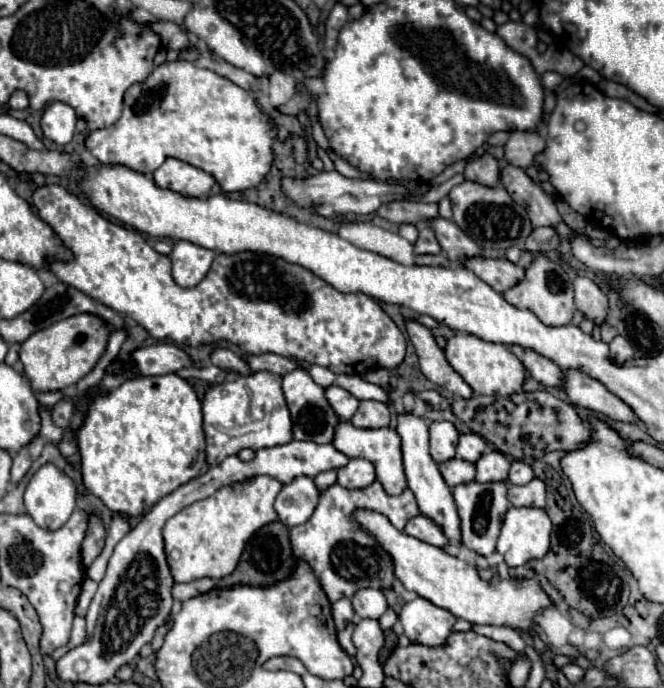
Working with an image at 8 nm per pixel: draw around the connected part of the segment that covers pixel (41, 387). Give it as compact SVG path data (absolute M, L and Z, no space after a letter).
M74 315L36 331L20 347L20 361L24 365L26 379L34 391L58 391L72 387L100 361L106 351L108 337L110 329L96 315Z

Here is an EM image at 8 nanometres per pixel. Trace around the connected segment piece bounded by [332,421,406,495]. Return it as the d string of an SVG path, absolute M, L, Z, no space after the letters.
M350 421L338 423L338 431L334 431L334 443L332 443L340 453L348 457L362 457L374 463L376 473L380 477L380 483L384 485L388 495L400 495L406 489L406 477L404 477L404 467L402 467L402 449L400 449L400 435L390 429L360 429L354 427Z

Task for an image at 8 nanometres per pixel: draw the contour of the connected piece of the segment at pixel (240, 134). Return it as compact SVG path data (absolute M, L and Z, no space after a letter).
M188 61L164 63L156 67L152 75L142 83L140 93L132 89L126 101L126 111L112 127L90 131L86 137L86 149L100 163L122 163L124 167L130 167L132 171L150 177L164 163L166 157L174 157L210 173L226 193L244 191L258 185L270 169L270 145L276 137L270 119L256 107L254 99L244 89L210 69L196 67Z

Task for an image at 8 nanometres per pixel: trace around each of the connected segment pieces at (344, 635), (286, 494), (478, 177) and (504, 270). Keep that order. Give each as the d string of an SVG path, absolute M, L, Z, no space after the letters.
M348 623L348 625L338 633L338 643L340 643L340 647L342 647L348 655L352 655L352 631L354 631L354 627L356 627L356 623Z
M296 477L292 483L284 485L282 491L276 497L274 509L286 527L302 525L310 519L314 513L314 507L318 505L320 491L310 477Z
M484 153L472 161L466 163L466 171L464 177L470 181L478 181L484 183L488 187L496 187L500 181L500 167L498 167L498 159L492 157L490 153Z
M476 255L468 257L464 261L464 267L474 271L476 277L480 277L484 283L488 283L498 293L504 293L524 275L522 267L506 259L492 259L492 257L476 257Z

